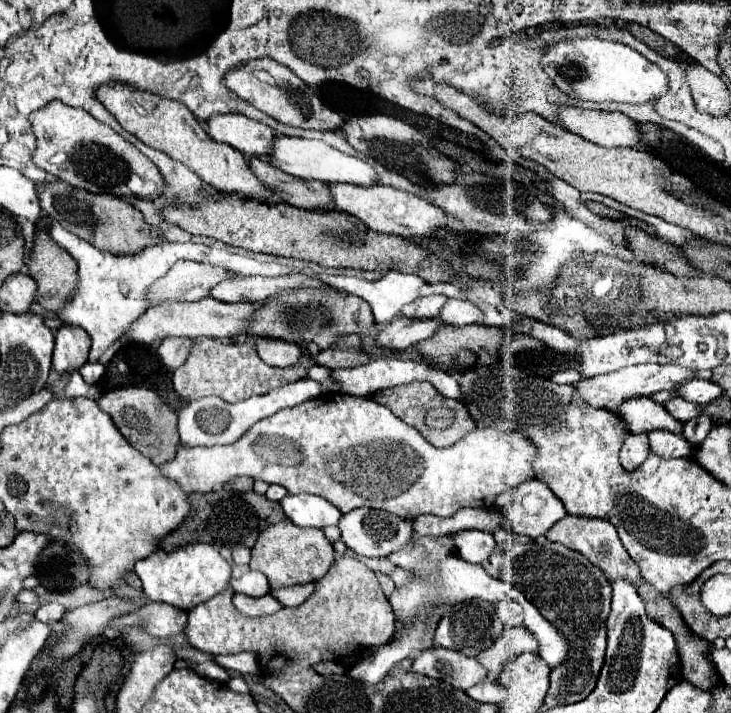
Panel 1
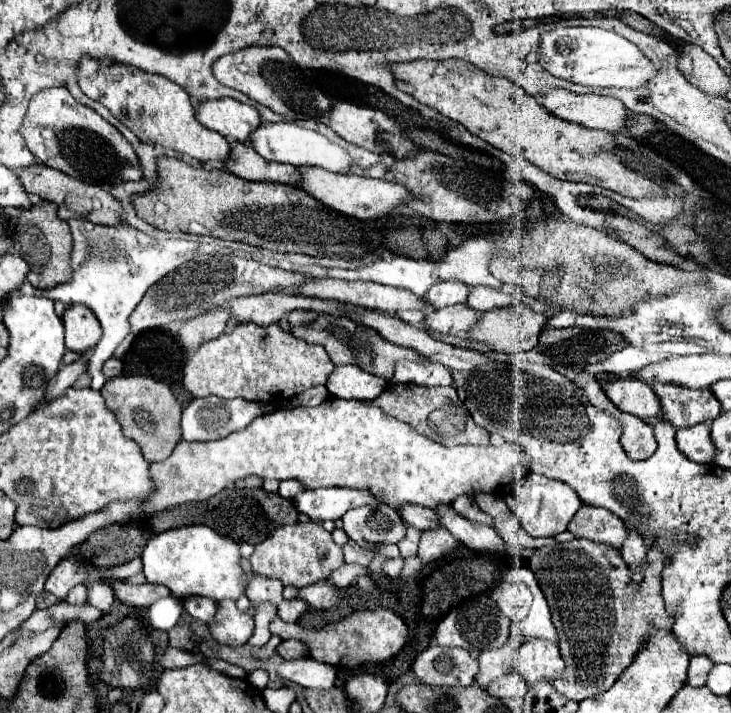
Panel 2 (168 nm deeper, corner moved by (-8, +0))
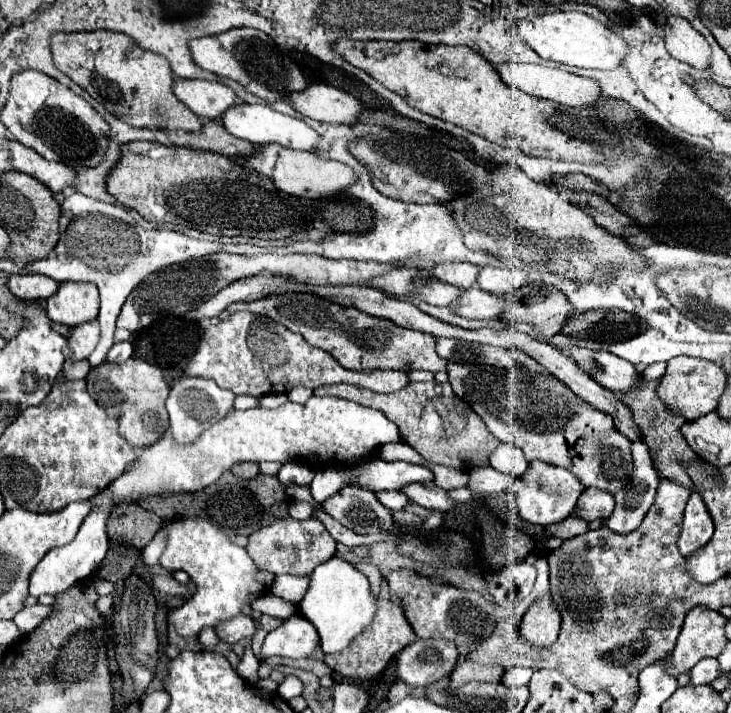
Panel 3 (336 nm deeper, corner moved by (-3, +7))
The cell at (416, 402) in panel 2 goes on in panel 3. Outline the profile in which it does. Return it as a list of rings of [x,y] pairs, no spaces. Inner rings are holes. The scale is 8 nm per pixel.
[[[337,383],[337,385],[323,385],[315,389],[315,395],[331,395],[331,397],[345,397],[357,401],[359,405],[379,409],[381,413],[391,419],[405,443],[409,443],[415,451],[419,451],[427,461],[441,463],[453,469],[463,467],[479,467],[489,465],[489,455],[497,449],[499,441],[489,433],[485,423],[475,415],[475,411],[463,401],[457,399],[449,383],[409,383],[407,387],[399,389],[397,393],[375,393],[365,387]]]

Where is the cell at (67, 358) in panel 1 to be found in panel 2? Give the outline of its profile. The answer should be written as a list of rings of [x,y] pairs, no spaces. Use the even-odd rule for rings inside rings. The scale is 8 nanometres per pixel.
[[[68,306],[62,324],[66,328],[66,348],[74,352],[96,346],[102,336],[102,326],[88,306]]]

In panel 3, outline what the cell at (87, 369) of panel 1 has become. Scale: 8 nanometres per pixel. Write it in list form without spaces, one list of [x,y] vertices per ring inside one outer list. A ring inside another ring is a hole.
[[[123,341],[123,343],[115,343],[109,353],[107,353],[107,361],[109,363],[123,363],[131,357],[133,353],[133,345],[129,341]]]

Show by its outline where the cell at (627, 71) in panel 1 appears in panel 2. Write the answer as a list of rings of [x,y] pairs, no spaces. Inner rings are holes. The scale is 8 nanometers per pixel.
[[[558,28],[544,32],[538,48],[540,64],[554,76],[592,88],[638,88],[654,78],[656,66],[630,40],[604,28]]]

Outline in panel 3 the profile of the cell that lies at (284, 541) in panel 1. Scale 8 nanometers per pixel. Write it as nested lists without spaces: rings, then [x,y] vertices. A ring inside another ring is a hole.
[[[315,517],[297,521],[297,519],[279,519],[273,521],[269,527],[263,527],[261,531],[255,531],[249,537],[247,553],[255,561],[259,569],[271,571],[275,575],[311,575],[313,567],[325,563],[335,555],[335,539],[327,533],[323,523]]]

